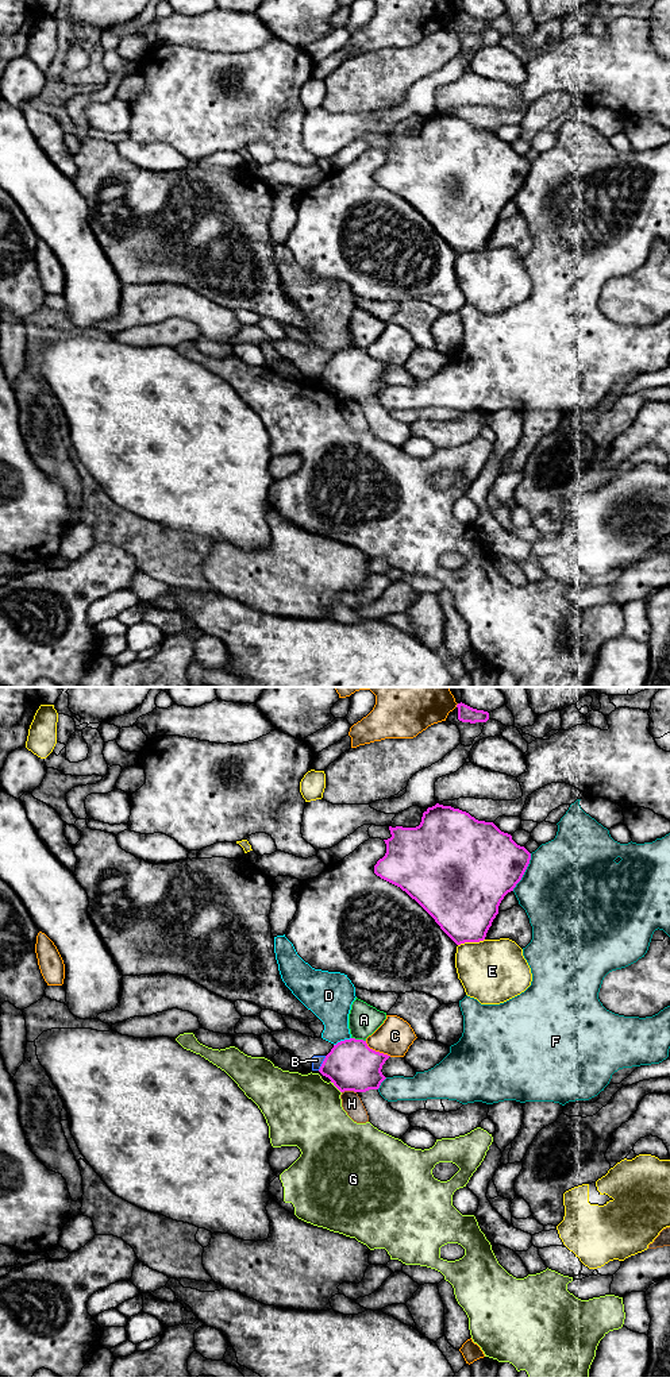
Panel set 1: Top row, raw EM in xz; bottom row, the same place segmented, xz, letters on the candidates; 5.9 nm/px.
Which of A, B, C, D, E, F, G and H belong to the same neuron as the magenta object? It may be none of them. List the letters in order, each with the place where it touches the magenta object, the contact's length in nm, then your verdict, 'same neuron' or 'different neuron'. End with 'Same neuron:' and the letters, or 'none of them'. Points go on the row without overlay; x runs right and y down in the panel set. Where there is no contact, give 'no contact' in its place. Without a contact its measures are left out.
A: xz (358, 348) | 90 nm | different neuron
B: xz (323, 371) | 100 nm | different neuron
C: xz (377, 361) | 180 nm | different neuron
D: xz (342, 350) | 120 nm | different neuron
E: xz (470, 250) | 170 nm | different neuron
F: xz (524, 180) | 260 nm | different neuron
G: xz (335, 394) | 100 nm | different neuron
H: xz (349, 398) | 90 nm | different neuron
Same neuron: none of them

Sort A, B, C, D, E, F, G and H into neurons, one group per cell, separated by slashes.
A / B D / C / E / F / G / H

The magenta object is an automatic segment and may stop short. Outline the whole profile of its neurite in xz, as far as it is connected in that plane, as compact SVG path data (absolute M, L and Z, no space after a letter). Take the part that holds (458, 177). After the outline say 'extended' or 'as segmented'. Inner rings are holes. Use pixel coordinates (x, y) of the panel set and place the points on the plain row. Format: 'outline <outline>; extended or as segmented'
outline M439 112L423 122L419 135L389 135L389 139L392 146L384 148L386 162L374 174L374 182L415 208L457 254L484 250L501 209L521 189L531 162L493 131L478 130L466 120Z; as segmented

